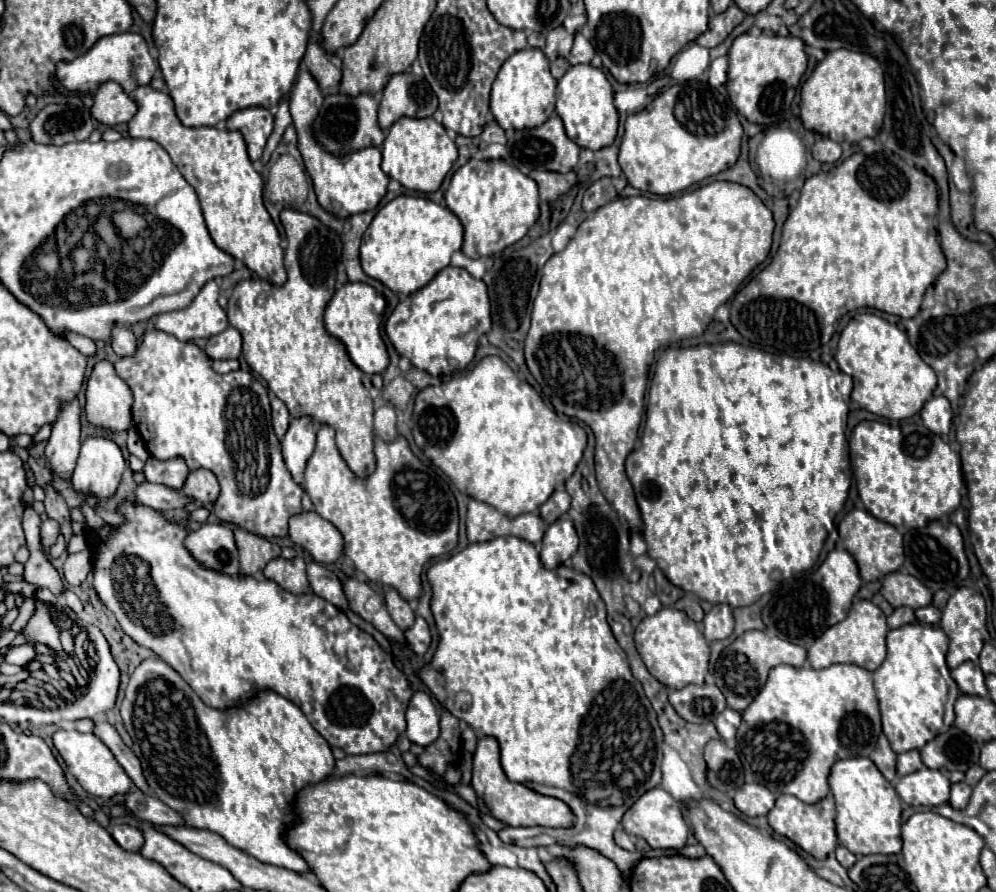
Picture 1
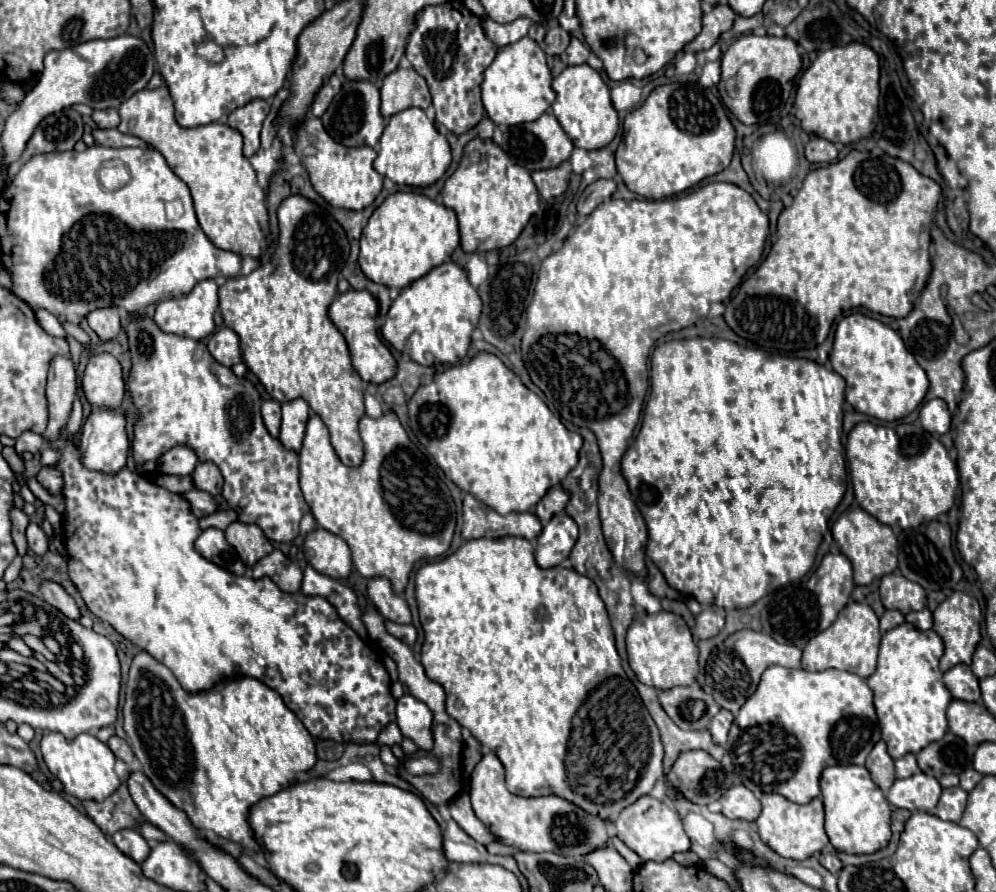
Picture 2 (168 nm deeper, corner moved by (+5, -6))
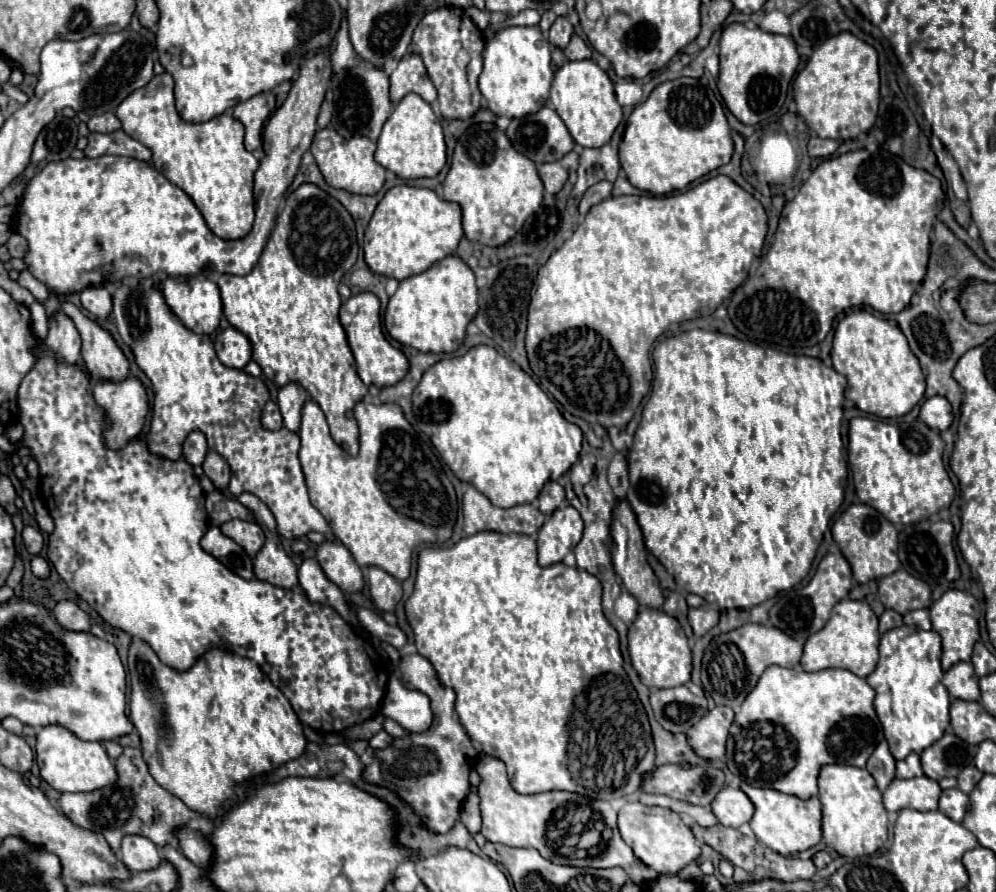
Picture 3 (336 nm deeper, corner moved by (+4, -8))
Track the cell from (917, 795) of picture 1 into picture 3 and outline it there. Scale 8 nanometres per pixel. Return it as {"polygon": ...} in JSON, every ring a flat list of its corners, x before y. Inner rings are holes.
{"polygon":[[917,776,911,780,899,780,895,778,889,788,883,792,883,804,887,810,937,810,937,800,941,796,941,788,935,780,929,780,927,776]]}

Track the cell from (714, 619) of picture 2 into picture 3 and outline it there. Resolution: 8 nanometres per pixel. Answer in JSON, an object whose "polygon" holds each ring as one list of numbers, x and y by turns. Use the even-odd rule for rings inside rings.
{"polygon":[[699,606,699,608,689,608,689,624,695,632,695,636,703,636,709,632,717,622,719,622,719,610,715,606]]}

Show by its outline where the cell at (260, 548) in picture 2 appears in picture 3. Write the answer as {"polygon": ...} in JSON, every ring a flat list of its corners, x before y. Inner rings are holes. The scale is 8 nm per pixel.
{"polygon":[[229,520,229,522,221,524,219,528,225,536,229,536,237,544,241,544,245,548,245,552,249,552,249,556,255,556,259,552,259,548,263,546,263,542,265,542,265,534,259,528,259,524,255,524,255,522]]}

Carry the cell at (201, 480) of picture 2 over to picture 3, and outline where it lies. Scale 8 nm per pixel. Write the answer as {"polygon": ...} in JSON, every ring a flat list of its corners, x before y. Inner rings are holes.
{"polygon":[[213,450,207,452,207,458,205,458,205,464,203,464,203,470,205,474,213,480,213,484,219,488,219,490,225,490,227,484,229,484,229,478,231,478,231,472,229,472,229,464,225,462,225,458]]}

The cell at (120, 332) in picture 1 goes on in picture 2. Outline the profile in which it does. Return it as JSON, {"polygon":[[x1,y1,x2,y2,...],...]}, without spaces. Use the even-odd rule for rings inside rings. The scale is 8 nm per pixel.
{"polygon":[[102,308,102,310,94,310,88,314,88,324,90,328,102,338,102,340,112,340,122,332,122,324,120,324,120,314,116,308]]}

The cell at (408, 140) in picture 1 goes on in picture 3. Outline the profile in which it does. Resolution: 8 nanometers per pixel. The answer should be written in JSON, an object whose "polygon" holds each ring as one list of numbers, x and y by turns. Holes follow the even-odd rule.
{"polygon":[[409,92,395,104,395,110,387,118,379,134,375,160,401,178,431,178,437,176,445,166,447,148,443,140,443,128,437,122,431,106,419,94]]}

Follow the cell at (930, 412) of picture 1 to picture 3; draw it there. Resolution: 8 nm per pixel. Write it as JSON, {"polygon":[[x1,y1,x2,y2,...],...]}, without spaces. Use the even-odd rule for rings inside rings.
{"polygon":[[933,396,927,398,921,406,921,414,919,418,933,430,947,430,953,422,953,412,951,412,951,404,947,402,947,398,943,396]]}

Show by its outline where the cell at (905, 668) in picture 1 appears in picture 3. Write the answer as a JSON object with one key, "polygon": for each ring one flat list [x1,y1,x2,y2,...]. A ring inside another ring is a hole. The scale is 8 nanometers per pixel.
{"polygon":[[899,626,881,636,879,644,879,664,873,674,867,676,867,684,875,690,875,710,881,720,885,740,889,742,891,754,895,760,905,760,911,752,923,752,929,744,937,742,949,726,949,694,943,686,941,670,941,636,935,630,921,630,917,626]]}

